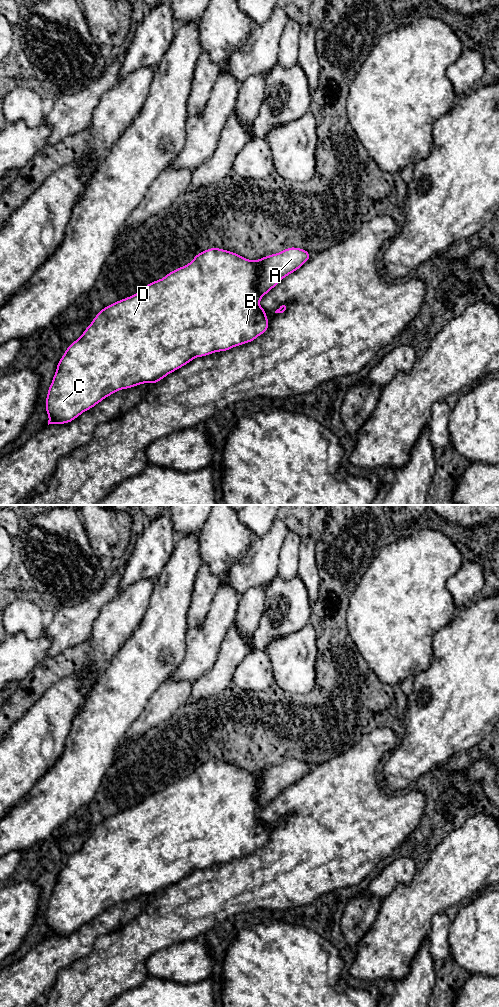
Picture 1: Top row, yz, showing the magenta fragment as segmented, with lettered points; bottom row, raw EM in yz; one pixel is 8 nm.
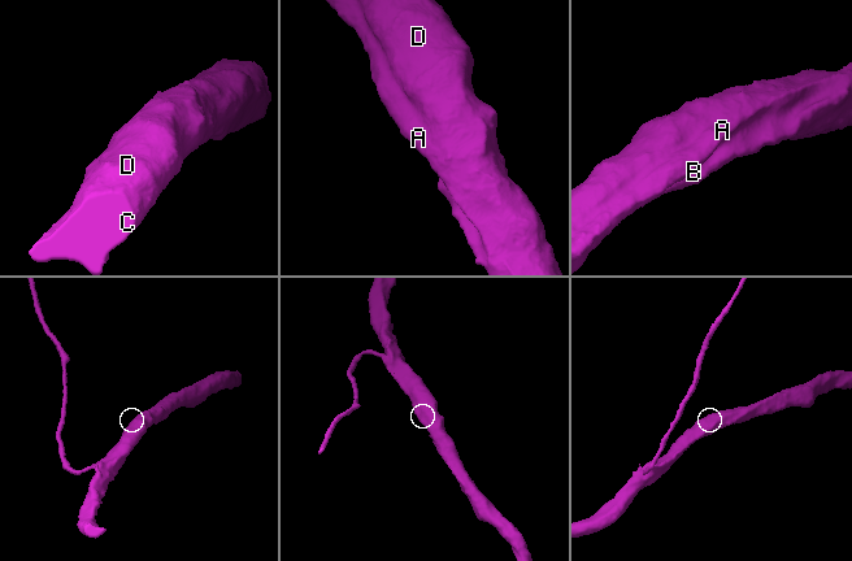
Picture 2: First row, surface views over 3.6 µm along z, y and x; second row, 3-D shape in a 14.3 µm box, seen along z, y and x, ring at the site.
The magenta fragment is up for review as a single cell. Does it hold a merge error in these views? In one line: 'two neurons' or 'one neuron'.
one neuron

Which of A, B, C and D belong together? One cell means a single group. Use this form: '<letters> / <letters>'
A B C D

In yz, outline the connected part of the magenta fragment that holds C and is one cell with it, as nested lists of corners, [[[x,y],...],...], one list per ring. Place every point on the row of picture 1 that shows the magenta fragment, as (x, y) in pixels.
[[[289,247],[256,261],[224,249],[209,248],[196,254],[189,264],[151,282],[138,293],[100,310],[83,334],[67,347],[57,363],[45,403],[48,425],[70,423],[118,390],[144,383],[156,384],[195,357],[227,351],[254,341],[269,326],[266,311],[259,306],[260,299],[310,258],[308,251],[296,247]]]

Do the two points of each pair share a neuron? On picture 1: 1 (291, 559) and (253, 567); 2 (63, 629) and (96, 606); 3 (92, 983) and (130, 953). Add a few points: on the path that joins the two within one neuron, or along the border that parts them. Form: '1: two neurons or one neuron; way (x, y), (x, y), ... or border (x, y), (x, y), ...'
1: two neurons; border (284, 539), (278, 555), (277, 574)
2: one neuron; way (71, 625), (88, 610)
3: one neuron; way (101, 976), (121, 958)

